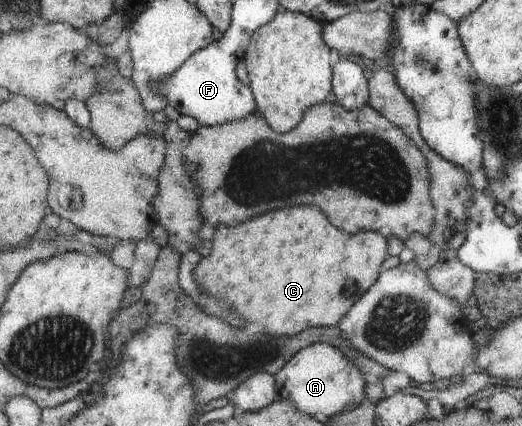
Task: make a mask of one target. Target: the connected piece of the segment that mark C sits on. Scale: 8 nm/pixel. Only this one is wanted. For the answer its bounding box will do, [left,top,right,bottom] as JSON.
[194,205,388,337]

